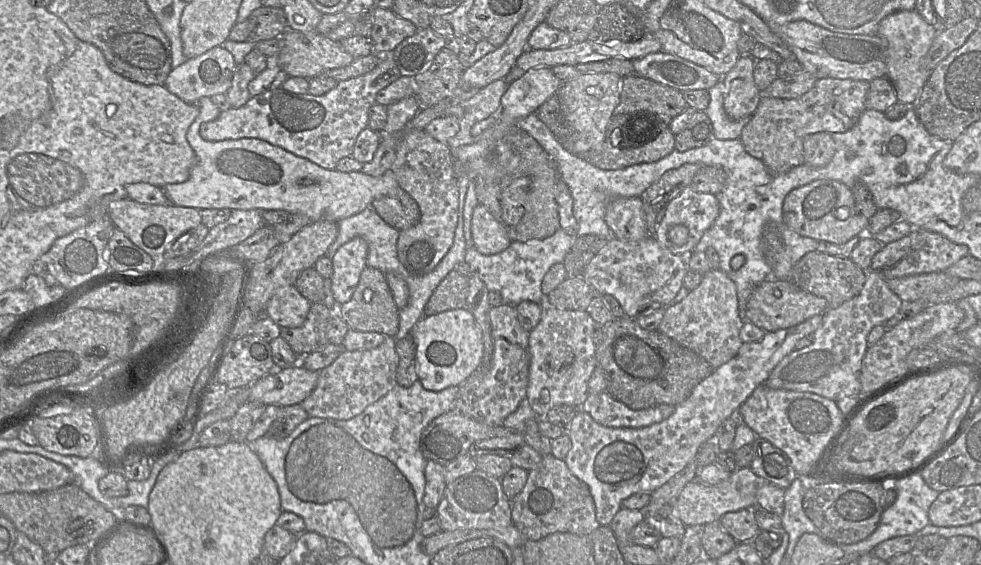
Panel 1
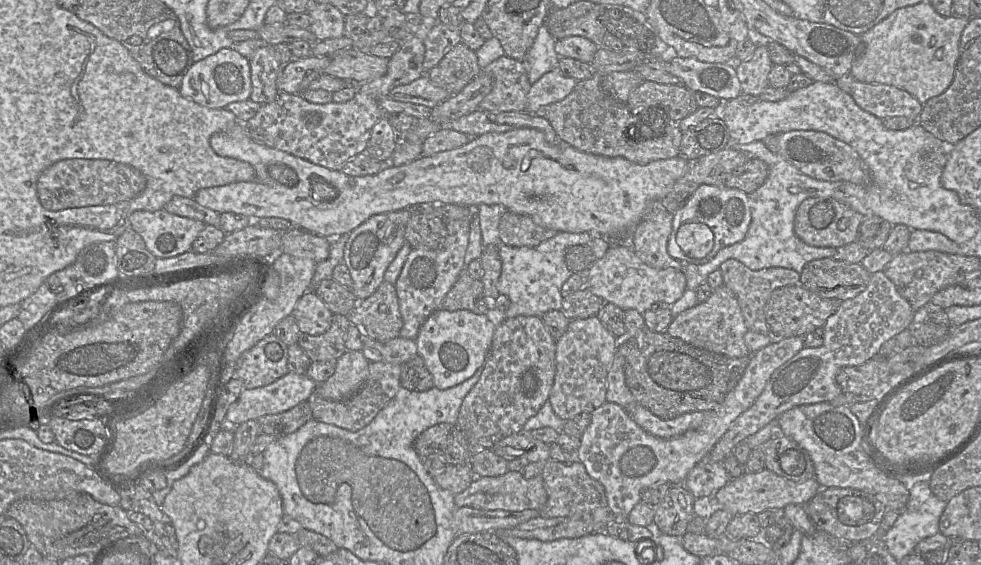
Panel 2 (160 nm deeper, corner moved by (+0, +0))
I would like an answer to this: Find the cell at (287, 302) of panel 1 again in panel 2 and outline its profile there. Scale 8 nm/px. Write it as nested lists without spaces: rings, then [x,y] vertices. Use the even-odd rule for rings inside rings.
[[[312,290],[301,296],[291,315],[296,319],[302,333],[313,336],[325,333],[333,317],[327,305]]]

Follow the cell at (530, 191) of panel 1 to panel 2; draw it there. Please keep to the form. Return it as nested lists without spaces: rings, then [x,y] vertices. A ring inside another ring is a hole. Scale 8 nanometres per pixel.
[[[511,211],[504,212],[499,223],[499,243],[513,247],[535,247],[557,233],[538,225],[527,215]]]

